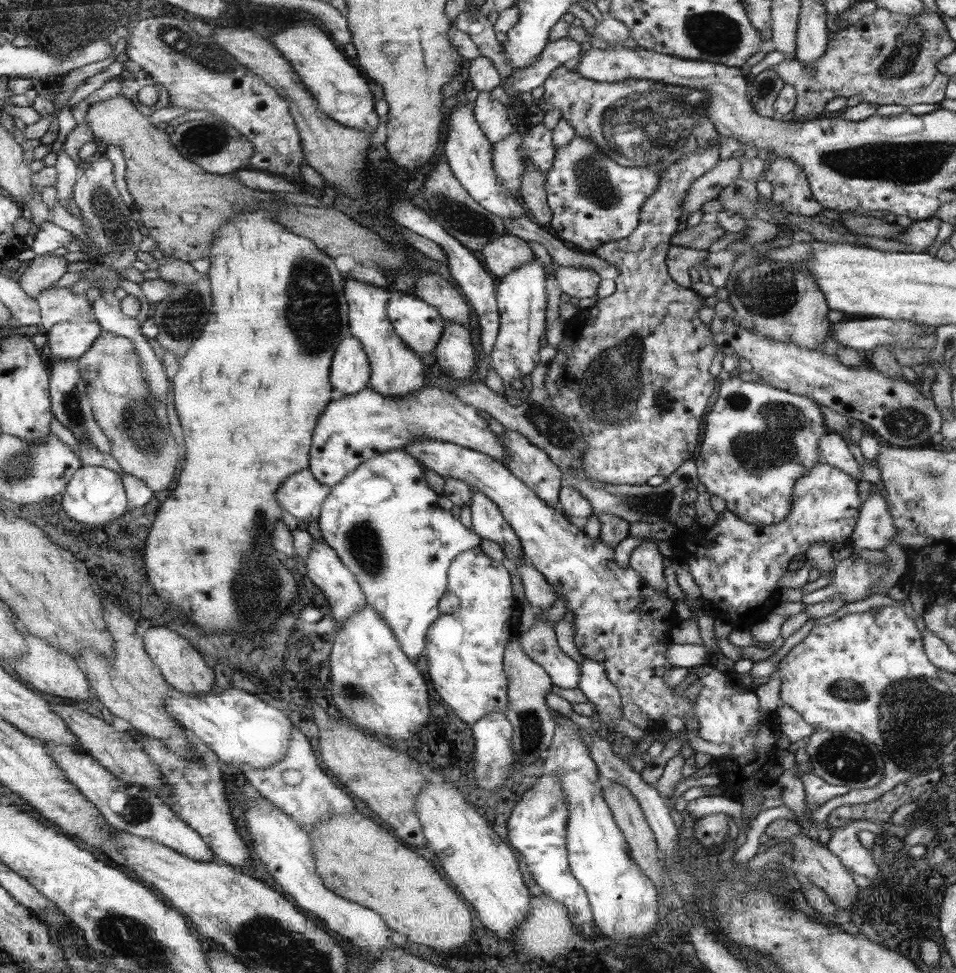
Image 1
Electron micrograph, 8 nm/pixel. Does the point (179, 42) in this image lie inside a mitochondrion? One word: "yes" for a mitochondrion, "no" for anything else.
yes

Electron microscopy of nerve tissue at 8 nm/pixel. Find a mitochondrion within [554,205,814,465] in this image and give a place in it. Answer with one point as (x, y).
(768, 295)

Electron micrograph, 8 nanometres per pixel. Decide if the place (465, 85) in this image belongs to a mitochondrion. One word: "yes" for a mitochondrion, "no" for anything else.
no

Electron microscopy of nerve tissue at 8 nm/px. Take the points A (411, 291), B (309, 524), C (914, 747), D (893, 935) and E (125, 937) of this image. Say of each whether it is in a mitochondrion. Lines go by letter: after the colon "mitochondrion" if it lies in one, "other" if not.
A: other
B: other
C: mitochondrion
D: other
E: mitochondrion

